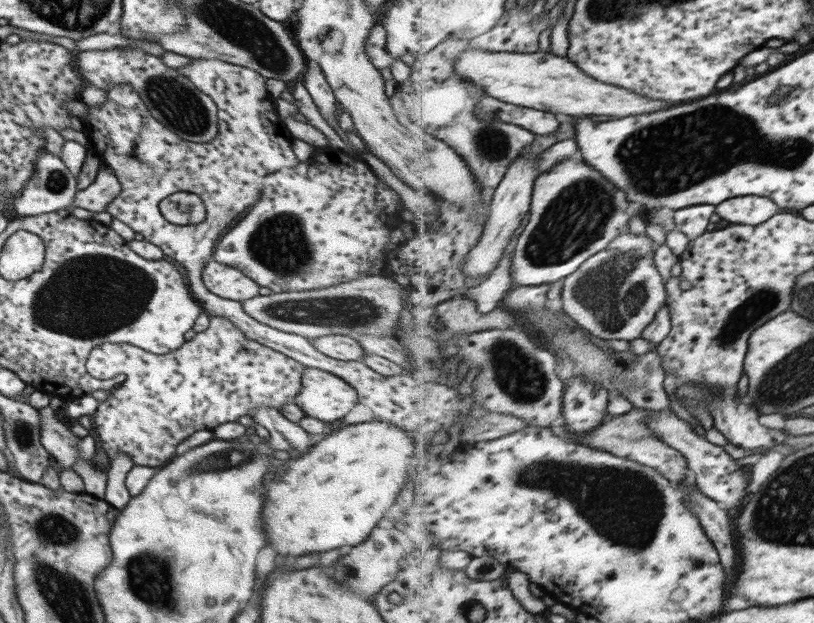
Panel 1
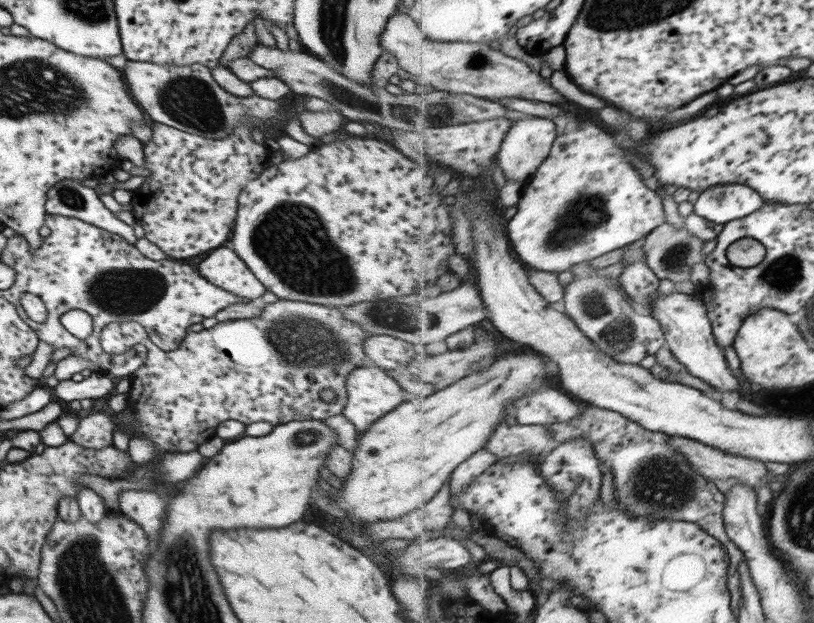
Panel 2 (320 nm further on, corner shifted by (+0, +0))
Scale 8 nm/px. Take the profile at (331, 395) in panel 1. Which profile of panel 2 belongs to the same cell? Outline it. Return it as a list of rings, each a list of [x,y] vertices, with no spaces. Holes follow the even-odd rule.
[[[363,366],[352,370],[345,379],[345,386],[347,402],[339,415],[345,416],[359,432],[367,430],[370,424],[399,406],[404,400],[405,390],[379,367]]]

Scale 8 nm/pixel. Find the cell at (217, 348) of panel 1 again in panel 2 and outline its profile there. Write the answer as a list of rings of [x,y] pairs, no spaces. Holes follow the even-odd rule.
[[[283,299],[261,304],[261,307],[261,314],[255,318],[218,322],[198,332],[188,330],[177,348],[167,352],[151,342],[138,322],[129,320],[105,325],[99,335],[103,352],[121,354],[134,344],[143,344],[147,349],[145,361],[129,376],[126,407],[114,414],[116,426],[125,427],[132,436],[143,433],[161,452],[186,453],[209,440],[217,424],[224,420],[237,420],[244,426],[251,422],[269,422],[274,427],[292,420],[323,421],[339,415],[347,402],[345,379],[352,370],[363,367],[367,359],[363,340],[368,334],[353,321],[345,320],[336,307]],[[323,388],[335,390],[337,400],[333,404],[325,404],[317,398]]]

